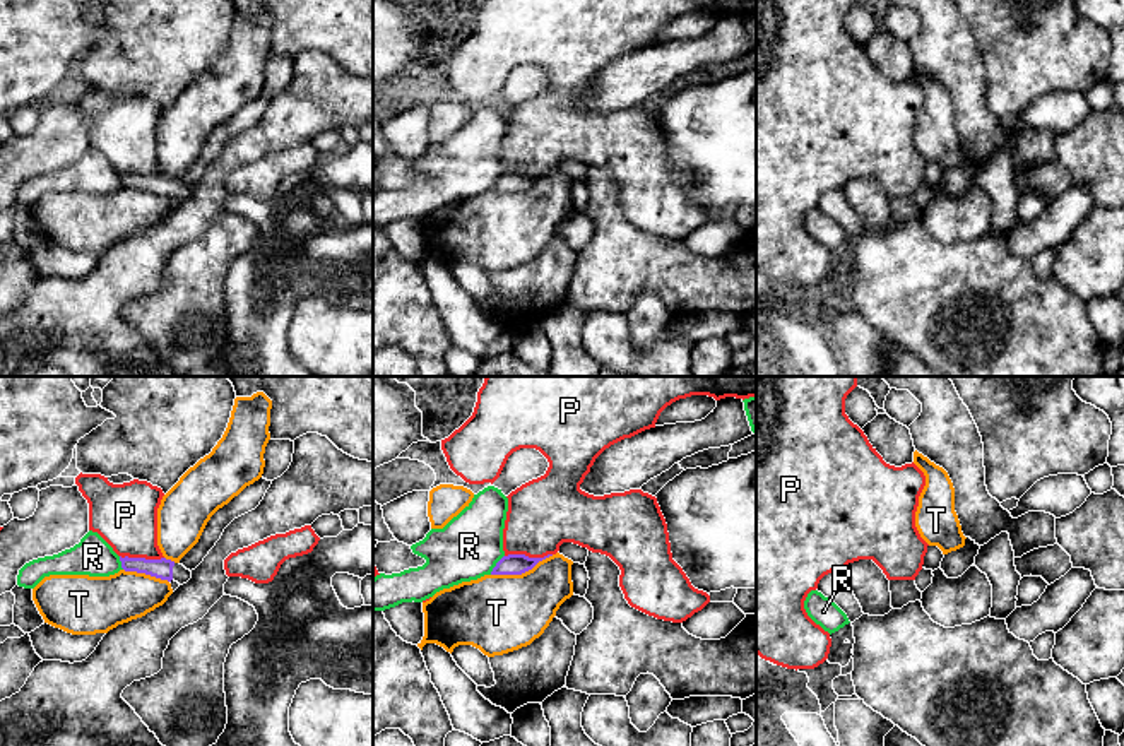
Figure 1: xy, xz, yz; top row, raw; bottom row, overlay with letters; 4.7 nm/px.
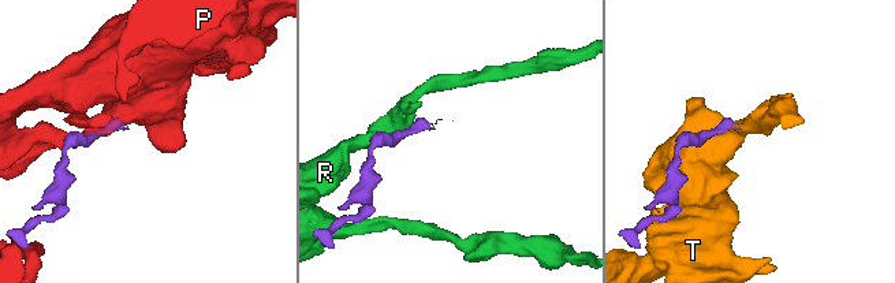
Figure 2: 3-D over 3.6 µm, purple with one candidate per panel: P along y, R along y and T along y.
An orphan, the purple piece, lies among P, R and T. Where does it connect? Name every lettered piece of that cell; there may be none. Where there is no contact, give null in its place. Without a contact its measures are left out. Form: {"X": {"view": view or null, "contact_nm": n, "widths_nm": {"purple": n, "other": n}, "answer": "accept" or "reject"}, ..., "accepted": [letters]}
{"P": {"view": "xz", "contact_nm": 220, "widths_nm": {"purple": 100, "other": 340}, "answer": "reject"}, "R": {"view": "xz", "contact_nm": 120, "widths_nm": {"purple": 100, "other": 300}, "answer": "reject"}, "T": {"view": "xz", "contact_nm": 320, "widths_nm": {"purple": 100, "other": 360}, "answer": "reject"}, "accepted": []}

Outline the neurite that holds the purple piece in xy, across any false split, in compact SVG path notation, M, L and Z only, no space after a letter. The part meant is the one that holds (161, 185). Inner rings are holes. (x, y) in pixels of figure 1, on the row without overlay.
M120 173L120 178L125 188L145 190L145 192L168 197L168 198L175 197L180 202L186 200L192 195L190 186L166 175L145 176L145 175L128 175L128 173L121 175Z

